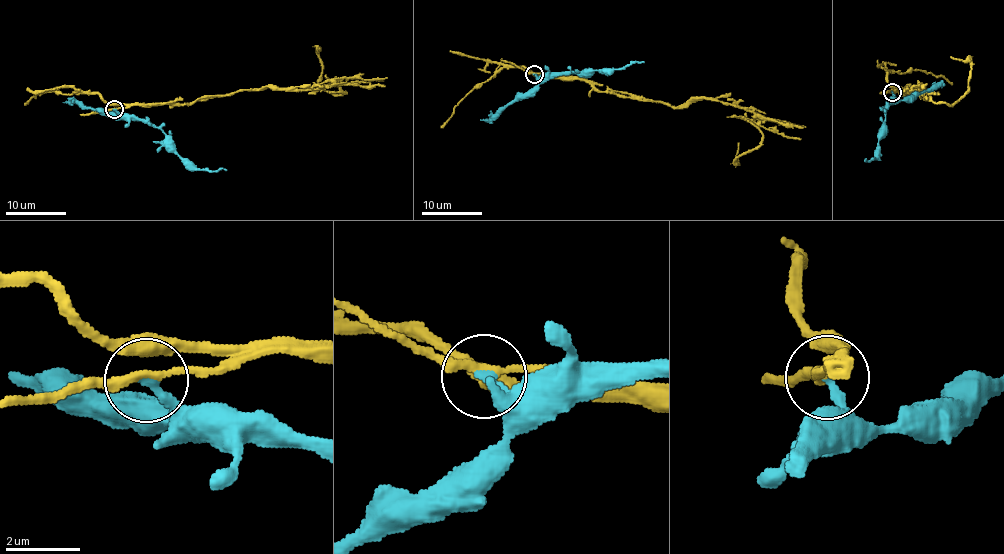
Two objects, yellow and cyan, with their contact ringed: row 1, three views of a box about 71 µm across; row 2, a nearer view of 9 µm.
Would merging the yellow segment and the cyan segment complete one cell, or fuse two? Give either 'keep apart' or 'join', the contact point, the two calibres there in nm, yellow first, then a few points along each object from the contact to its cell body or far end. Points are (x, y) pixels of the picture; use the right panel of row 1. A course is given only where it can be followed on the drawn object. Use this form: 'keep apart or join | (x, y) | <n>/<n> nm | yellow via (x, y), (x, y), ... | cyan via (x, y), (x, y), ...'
keep apart | (892, 92) | 200/280 nm | yellow via (891, 91), (903, 95), (911, 86), (905, 89), (950, 105), (967, 91), (970, 63), (950, 57) | cyan via (891, 92), (894, 96), (887, 105), (884, 134), (878, 141), (877, 154), (864, 161)

